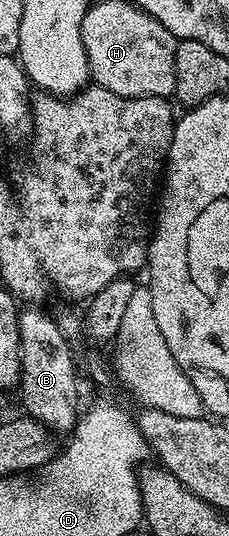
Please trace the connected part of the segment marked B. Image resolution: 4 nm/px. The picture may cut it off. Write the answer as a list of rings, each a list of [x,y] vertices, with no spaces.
[[[26,307],[18,314],[18,330],[22,344],[22,375],[20,390],[22,389],[22,405],[29,416],[35,417],[40,423],[50,428],[51,433],[69,434],[78,423],[80,408],[78,409],[78,377],[74,374],[74,353],[71,342],[66,340],[60,331],[57,320],[42,310],[42,307]]]

